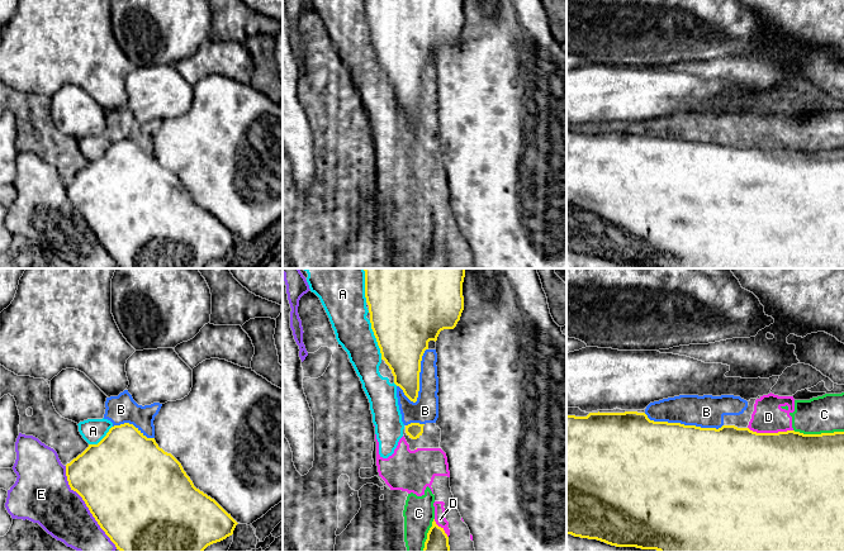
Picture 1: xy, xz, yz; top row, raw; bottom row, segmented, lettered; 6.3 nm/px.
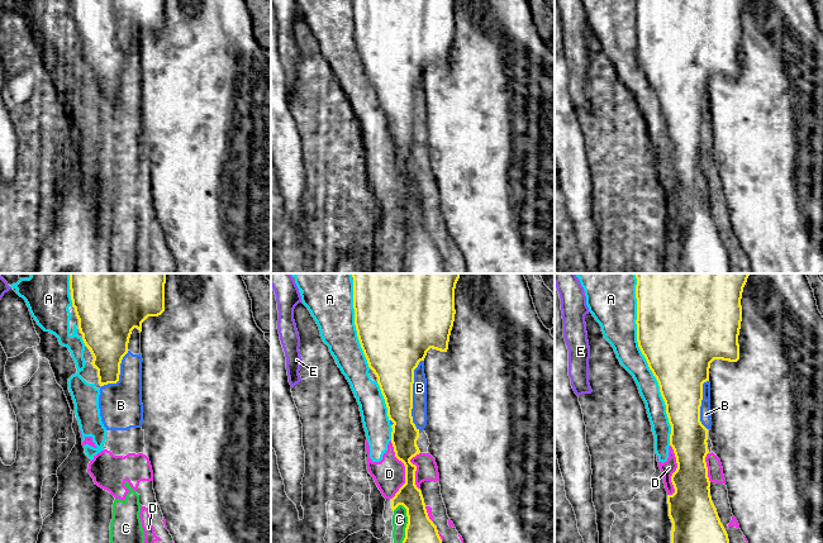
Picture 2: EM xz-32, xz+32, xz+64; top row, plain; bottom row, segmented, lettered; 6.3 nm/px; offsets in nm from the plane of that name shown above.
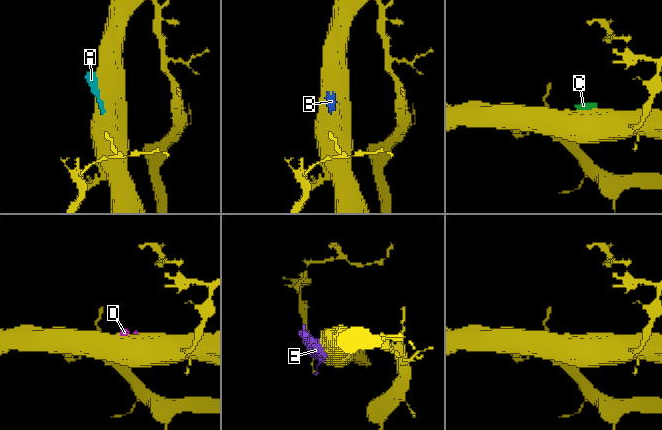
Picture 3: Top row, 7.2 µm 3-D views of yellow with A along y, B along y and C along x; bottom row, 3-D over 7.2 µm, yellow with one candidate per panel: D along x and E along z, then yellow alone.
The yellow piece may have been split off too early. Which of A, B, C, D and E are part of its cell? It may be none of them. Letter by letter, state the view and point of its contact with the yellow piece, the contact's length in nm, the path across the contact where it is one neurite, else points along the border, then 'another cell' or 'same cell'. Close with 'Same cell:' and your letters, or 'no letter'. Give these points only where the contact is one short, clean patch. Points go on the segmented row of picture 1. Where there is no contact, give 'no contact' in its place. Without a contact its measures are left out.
A: contact xz (377, 339); length 260 nm; another cell
B: contact yz (683, 424); length 500 nm; another cell
C: contact yz (819, 434); length 320 nm; another cell
D: contact yz (771, 433); length 280 nm; another cell
E: contact xy (88, 507); length 600 nm; another cell
Same cell: no letter

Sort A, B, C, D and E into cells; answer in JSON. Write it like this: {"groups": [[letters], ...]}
{"groups": [["A", "B", "C", "D"], ["E"]]}

